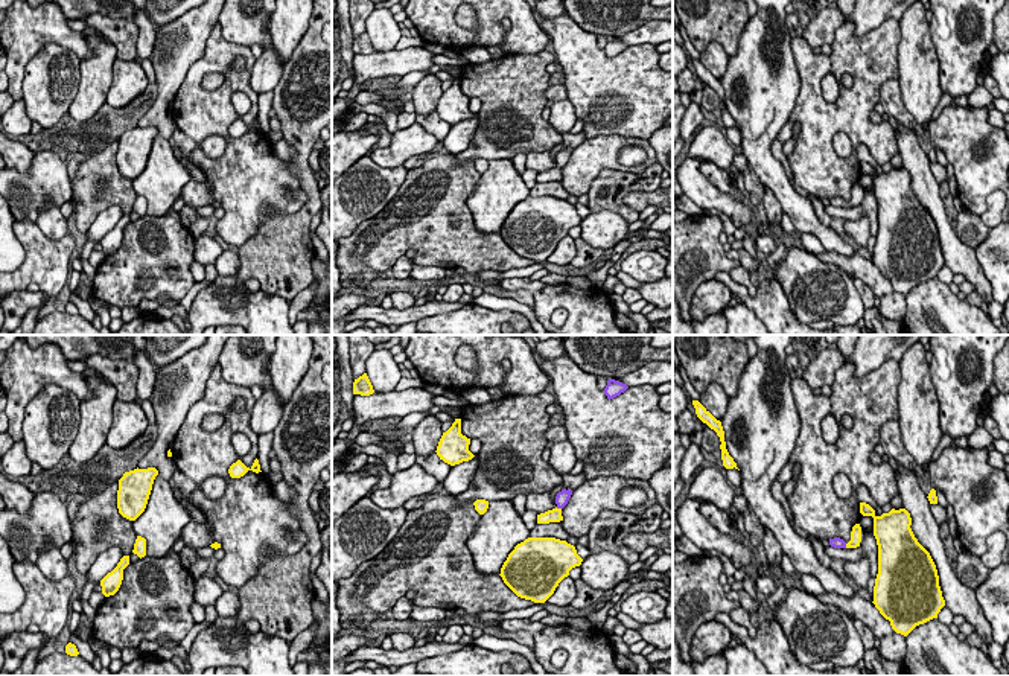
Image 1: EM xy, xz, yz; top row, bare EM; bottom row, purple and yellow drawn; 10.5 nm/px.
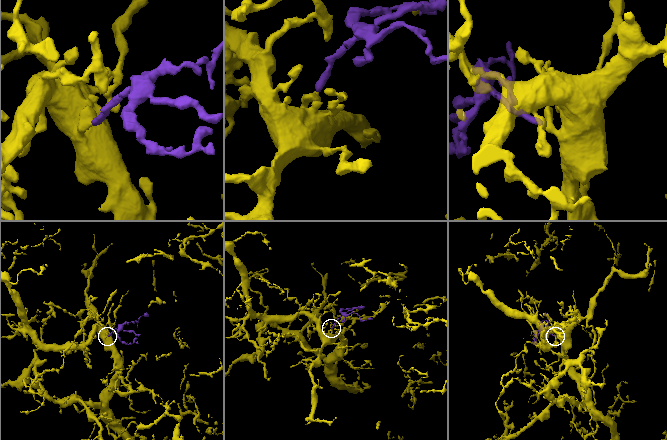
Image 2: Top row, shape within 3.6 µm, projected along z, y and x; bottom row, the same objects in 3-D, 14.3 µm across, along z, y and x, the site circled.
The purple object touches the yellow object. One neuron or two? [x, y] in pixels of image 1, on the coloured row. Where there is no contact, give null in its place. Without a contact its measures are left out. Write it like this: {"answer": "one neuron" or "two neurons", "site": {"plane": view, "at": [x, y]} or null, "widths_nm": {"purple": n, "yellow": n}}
{"answer": "one neuron", "site": {"plane": "xz", "at": [559, 507]}, "widths_nm": {"purple": 140, "yellow": 140}}

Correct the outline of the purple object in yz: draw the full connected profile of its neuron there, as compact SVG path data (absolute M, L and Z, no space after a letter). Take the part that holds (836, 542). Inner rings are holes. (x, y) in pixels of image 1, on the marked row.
M855 524L851 531L851 540L846 544L840 537L829 539L829 545L834 548L857 548L861 542L861 527L860 524Z

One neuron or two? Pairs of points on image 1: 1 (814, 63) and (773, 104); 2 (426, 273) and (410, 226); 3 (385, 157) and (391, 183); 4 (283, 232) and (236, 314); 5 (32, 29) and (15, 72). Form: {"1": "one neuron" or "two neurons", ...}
{"1": "two neurons", "2": "two neurons", "3": "two neurons", "4": "two neurons", "5": "one neuron"}

